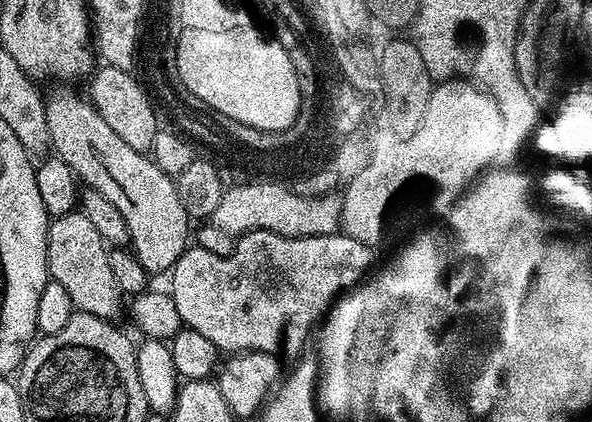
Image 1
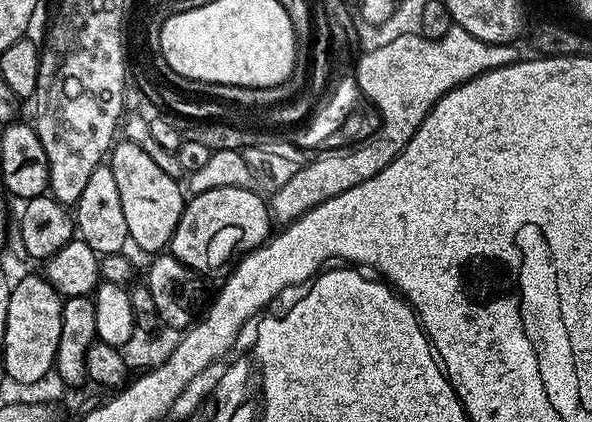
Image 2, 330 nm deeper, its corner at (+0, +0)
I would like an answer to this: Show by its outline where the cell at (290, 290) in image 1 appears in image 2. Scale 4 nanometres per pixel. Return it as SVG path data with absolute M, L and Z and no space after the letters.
M221 186L218 190L206 190L206 194L192 196L185 203L182 218L172 235L170 255L178 258L178 262L186 265L191 272L204 277L218 271L219 268L227 269L237 258L267 244L268 237L274 231L274 221L268 212L268 200L259 194L261 195L255 187Z

